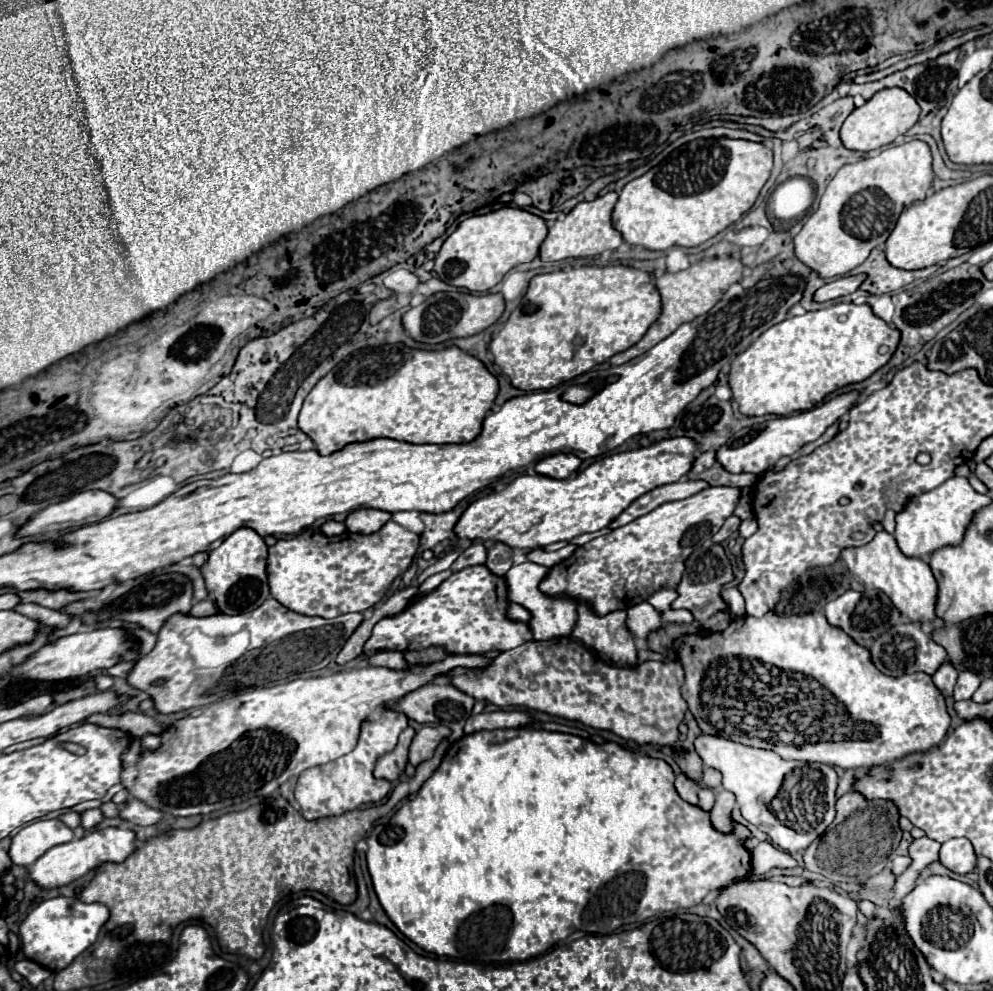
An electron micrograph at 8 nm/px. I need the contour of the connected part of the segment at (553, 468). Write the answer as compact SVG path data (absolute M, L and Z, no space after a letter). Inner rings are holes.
M555 454L549 458L543 458L535 464L535 472L549 478L569 478L577 468L581 460L573 454Z

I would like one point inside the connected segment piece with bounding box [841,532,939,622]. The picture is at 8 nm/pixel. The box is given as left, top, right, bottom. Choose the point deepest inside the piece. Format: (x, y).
(909, 582)

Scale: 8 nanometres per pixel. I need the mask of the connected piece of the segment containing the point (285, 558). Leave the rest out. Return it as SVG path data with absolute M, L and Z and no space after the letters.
M389 520L379 532L363 536L353 532L343 532L341 536L325 536L323 532L305 530L291 540L279 540L269 548L267 572L269 572L269 588L271 596L279 600L289 610L303 616L319 616L319 618L337 618L347 612L365 612L373 608L391 588L393 580L403 576L413 564L413 556L419 548L419 536L397 522Z

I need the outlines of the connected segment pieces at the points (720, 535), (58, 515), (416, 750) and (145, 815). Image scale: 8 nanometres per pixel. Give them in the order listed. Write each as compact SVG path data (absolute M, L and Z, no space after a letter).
M729 516L729 518L725 520L725 524L721 526L721 530L713 536L713 542L715 542L715 544L721 544L723 540L727 540L727 538L739 528L739 524L741 524L741 520L739 520L737 516Z
M79 492L65 502L51 504L39 514L35 514L19 532L17 536L29 534L43 534L43 532L57 532L69 528L81 528L87 524L101 522L103 518L111 516L115 504L119 500L109 492Z
M441 724L439 726L423 726L415 734L415 738L411 742L411 748L409 748L409 764L417 766L423 760L429 760L433 756L435 748L439 746L439 742L443 738L447 738L449 734L451 734L451 730L445 728L445 726L441 726Z
M131 798L119 816L137 826L153 826L163 818L163 812L159 812L157 808L147 808L147 804L143 804L141 800Z

